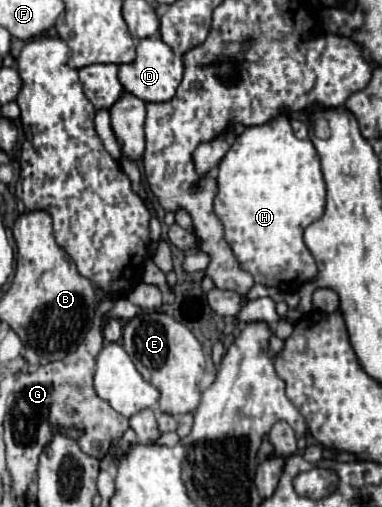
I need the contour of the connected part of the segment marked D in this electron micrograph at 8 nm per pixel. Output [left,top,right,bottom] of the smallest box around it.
[119,32,183,103]

